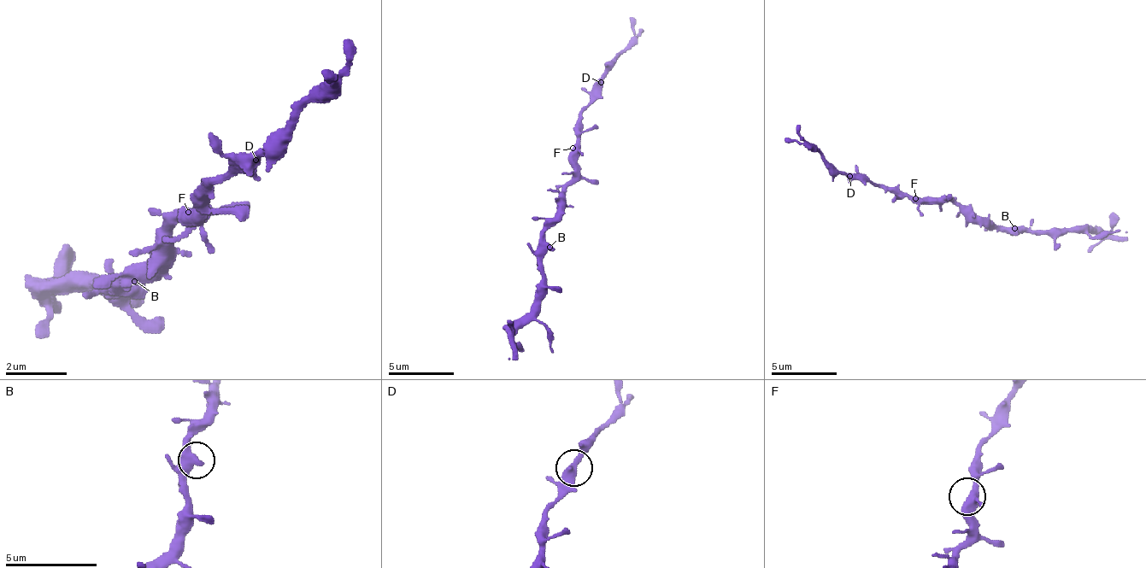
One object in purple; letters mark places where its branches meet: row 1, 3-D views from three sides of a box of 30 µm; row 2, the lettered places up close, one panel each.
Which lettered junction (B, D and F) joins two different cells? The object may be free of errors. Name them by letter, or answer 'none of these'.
none of these

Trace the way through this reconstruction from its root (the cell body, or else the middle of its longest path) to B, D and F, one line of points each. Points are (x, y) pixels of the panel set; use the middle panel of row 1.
B: (569, 184), (566, 188), (566, 204), (546, 231), (546, 243), (549, 247)
D: (569, 184), (572, 178), (575, 128), (585, 105), (592, 99), (592, 92), (602, 82)
F: (569, 184), (572, 178), (572, 148)

